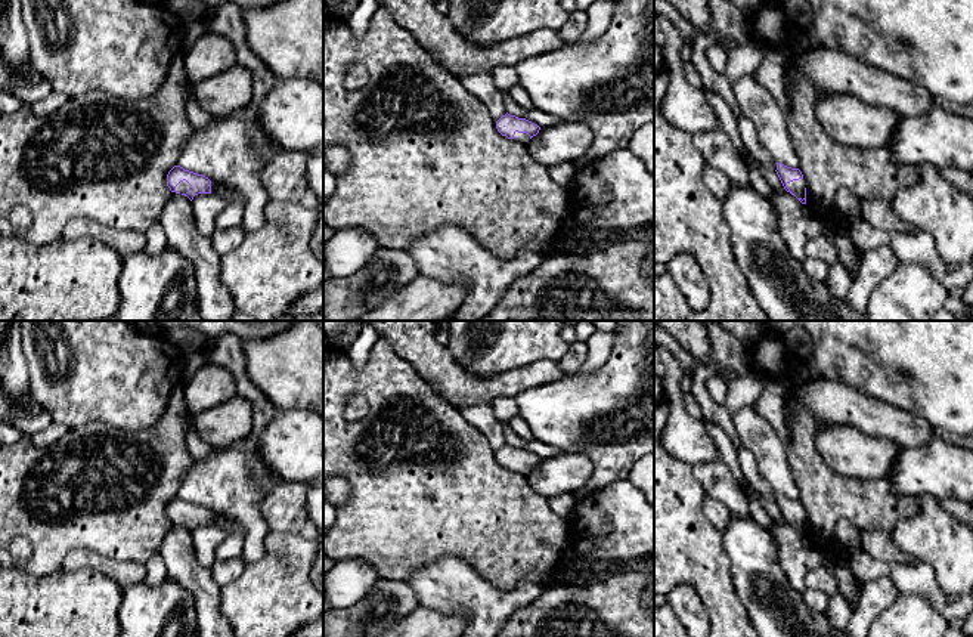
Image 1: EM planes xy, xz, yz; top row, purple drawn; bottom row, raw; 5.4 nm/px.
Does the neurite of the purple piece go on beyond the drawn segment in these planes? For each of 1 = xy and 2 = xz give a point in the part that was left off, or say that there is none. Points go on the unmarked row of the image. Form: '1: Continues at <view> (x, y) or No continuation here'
1: No continuation here
2: No continuation here

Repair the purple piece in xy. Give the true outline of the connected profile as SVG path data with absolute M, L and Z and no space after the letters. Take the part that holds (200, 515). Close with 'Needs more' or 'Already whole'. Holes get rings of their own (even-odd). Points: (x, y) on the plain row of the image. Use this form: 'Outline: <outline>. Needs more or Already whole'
Outline: M174 497L167 505L167 517L171 523L180 525L176 522L176 517L183 511L186 511L190 519L182 526L188 528L190 532L198 525L211 525L211 511L202 505L185 501L180 497Z. Already whole

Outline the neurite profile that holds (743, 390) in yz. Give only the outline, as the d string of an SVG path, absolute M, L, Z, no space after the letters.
M754 371L738 375L735 380L728 383L726 398L723 408L734 414L744 405L752 405L762 393L765 387L765 378Z

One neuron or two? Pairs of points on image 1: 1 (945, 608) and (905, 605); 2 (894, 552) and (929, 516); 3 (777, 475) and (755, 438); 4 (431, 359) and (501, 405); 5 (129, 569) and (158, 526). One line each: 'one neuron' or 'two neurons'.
1: two neurons
2: two neurons
3: one neuron
4: two neurons
5: two neurons

